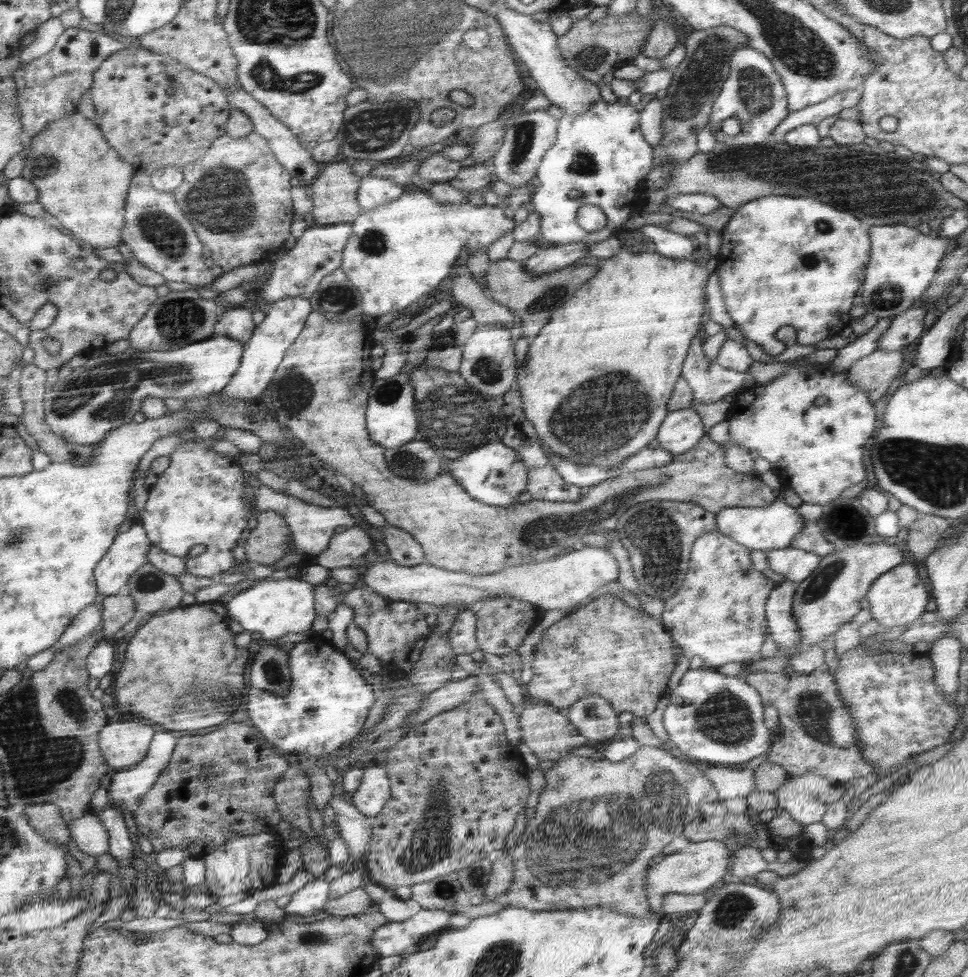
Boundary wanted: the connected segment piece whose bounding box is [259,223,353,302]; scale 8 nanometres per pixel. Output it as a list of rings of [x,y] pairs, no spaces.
[[[310,223],[302,236],[296,240],[295,245],[288,253],[281,252],[274,260],[268,277],[263,281],[260,298],[264,302],[276,302],[284,298],[302,296],[311,299],[323,278],[341,268],[343,250],[353,233],[351,223],[336,223],[329,225],[316,225]]]

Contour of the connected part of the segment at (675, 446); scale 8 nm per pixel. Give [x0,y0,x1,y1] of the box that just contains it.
[657,407,706,456]

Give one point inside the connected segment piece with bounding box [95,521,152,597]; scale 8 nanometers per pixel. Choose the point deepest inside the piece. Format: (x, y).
(131, 551)

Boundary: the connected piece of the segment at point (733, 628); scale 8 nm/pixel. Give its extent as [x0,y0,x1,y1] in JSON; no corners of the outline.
[661,533,777,669]

